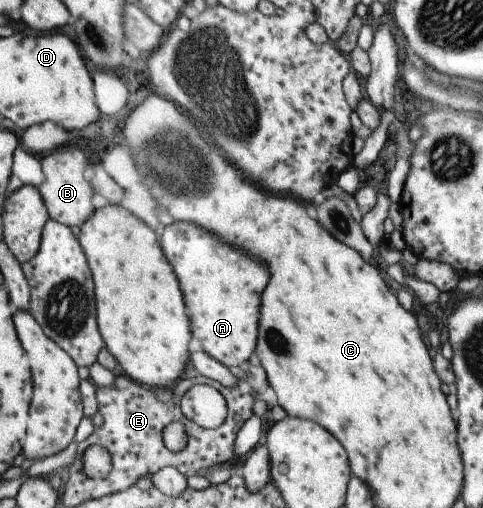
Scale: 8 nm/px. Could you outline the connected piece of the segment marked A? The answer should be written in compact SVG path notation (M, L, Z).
M175 221L167 225L161 243L167 258L175 262L193 323L193 336L200 339L203 350L227 368L241 366L245 360L254 358L261 325L261 294L269 284L267 266L195 223Z

